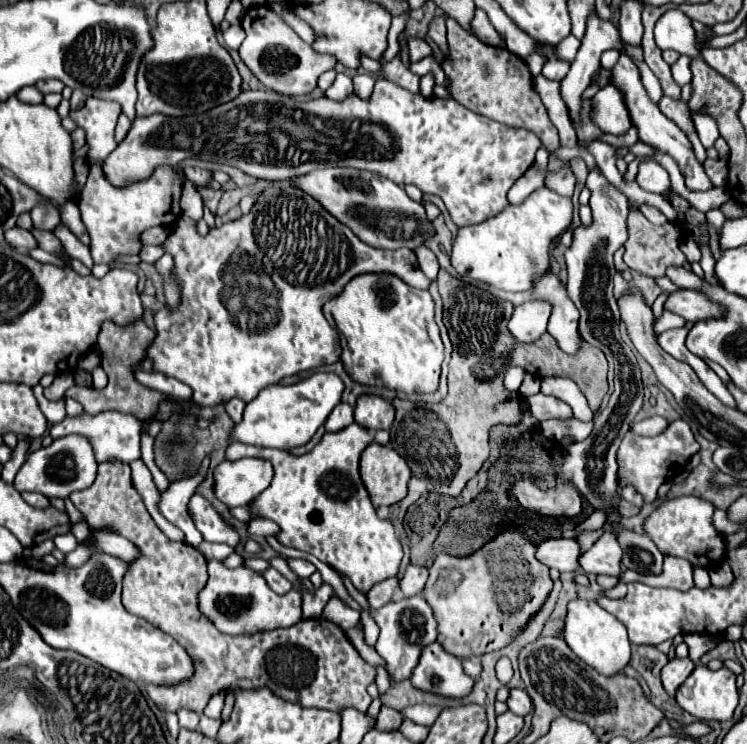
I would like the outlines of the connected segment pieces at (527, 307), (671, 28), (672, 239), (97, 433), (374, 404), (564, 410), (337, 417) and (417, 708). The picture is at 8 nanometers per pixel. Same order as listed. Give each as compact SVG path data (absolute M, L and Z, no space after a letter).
M527 301L519 305L509 321L509 331L515 339L531 343L547 333L547 323L551 317L551 303L547 301Z
M671 9L659 17L655 23L655 41L659 49L675 49L681 55L700 57L700 52L695 49L695 29L691 27L691 19L679 9Z
M631 209L631 213L629 213L629 239L625 243L625 257L623 259L633 271L639 271L641 275L663 277L667 267L685 263L685 255L679 249L681 233L683 233L683 229L677 223L667 221L665 225L657 227L651 221L647 221L647 217L639 209Z
M105 411L99 415L89 415L89 413L81 413L75 417L65 417L61 423L53 425L49 435L53 439L71 435L71 433L79 433L89 437L93 449L95 449L95 457L97 463L107 463L107 461L123 461L123 463L131 463L135 459L141 457L139 453L139 439L141 439L141 421L135 419L133 415L127 413L115 413L115 411Z
M361 395L355 405L355 421L367 429L389 429L395 419L395 407L381 395Z
M545 393L531 395L529 405L531 407L541 407L541 413L535 411L535 417L541 419L541 421L547 421L547 419L571 419L573 417L573 411L571 411L571 407L567 403L563 403L557 397L545 395Z
M339 403L325 421L327 431L339 431L353 423L353 407L349 403Z
M411 705L411 707L401 709L401 715L405 719L411 719L413 723L431 727L435 723L435 719L439 717L441 711L443 711L441 705Z

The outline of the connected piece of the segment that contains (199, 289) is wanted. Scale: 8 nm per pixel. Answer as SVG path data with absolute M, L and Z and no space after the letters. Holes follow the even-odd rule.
M289 181L271 183L271 187L267 187L259 195L249 215L243 215L239 221L213 227L205 237L197 233L195 225L197 223L191 221L187 215L181 215L179 229L175 233L169 233L167 241L163 243L165 251L175 257L175 279L181 287L181 297L175 307L167 305L163 311L155 315L157 337L147 349L147 359L153 361L155 369L189 385L193 389L193 399L207 407L215 407L222 402L227 403L233 397L239 397L245 403L249 403L251 399L257 397L261 389L279 383L283 377L291 377L295 373L317 369L321 365L339 361L341 357L339 333L327 323L327 319L321 313L321 307L327 299L339 295L353 277L361 273L385 271L401 277L405 283L409 283L415 289L429 287L427 277L419 269L417 257L411 249L391 251L391 249L369 247L349 227L345 227L331 213L319 207L319 203L313 197L291 187ZM239 253L259 257L265 267L265 273L275 283L277 301L279 301L279 315L275 325L267 325L265 329L257 329L257 331L251 331L249 327L233 325L233 313L229 313L229 309L223 305L225 301L221 301L221 291L225 287L223 267L233 255Z

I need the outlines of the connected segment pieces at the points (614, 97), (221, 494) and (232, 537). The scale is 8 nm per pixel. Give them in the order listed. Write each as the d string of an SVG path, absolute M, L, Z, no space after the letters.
M615 85L603 87L593 97L593 119L605 133L623 135L631 127L623 91L619 91Z
M265 459L223 461L215 469L215 495L229 507L251 503L273 479L273 467Z
M199 493L193 495L193 519L195 519L195 525L201 531L205 541L227 543L227 545L233 545L233 547L239 545L239 541L241 541L239 533Z

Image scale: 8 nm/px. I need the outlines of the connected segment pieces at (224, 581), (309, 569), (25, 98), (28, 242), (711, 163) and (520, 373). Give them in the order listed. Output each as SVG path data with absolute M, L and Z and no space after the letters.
M215 559L209 561L207 587L199 593L199 609L215 623L215 627L221 633L227 635L291 627L301 621L301 601L303 597L299 591L289 591L283 597L275 597L275 593L265 583L263 575L247 567L229 569Z
M287 559L287 565L299 577L309 577L315 571L315 565L305 561L305 559Z
M25 87L23 91L17 93L17 97L19 97L19 101L23 101L23 103L31 103L31 105L37 105L37 103L43 101L43 95L41 95L35 87Z
M17 226L8 229L4 233L4 238L12 247L30 251L37 247L37 242L33 235L28 231Z
M705 159L707 175L717 187L725 187L728 178L728 160L727 159Z
M519 367L509 369L507 375L505 375L505 387L507 387L509 391L517 393L519 387L521 387L521 383L523 383L523 377L525 377L525 371L523 371L523 369L519 369Z

